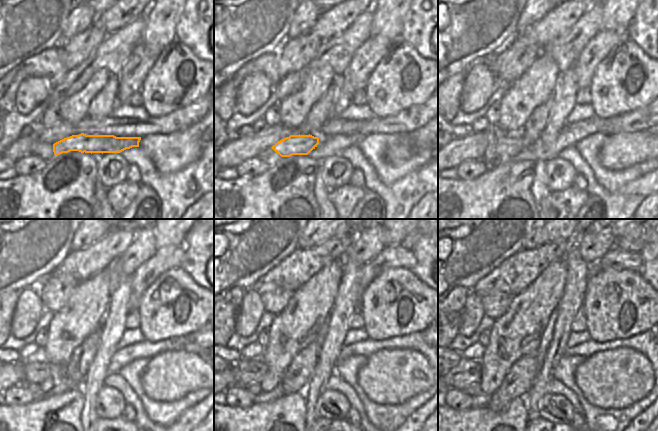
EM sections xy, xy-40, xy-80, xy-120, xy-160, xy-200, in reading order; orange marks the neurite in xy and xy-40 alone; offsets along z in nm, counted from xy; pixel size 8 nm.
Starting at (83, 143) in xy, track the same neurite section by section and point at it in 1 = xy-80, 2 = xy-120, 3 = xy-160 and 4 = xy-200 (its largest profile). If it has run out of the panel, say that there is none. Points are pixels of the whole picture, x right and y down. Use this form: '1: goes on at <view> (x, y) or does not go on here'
1: goes on at xy-80 (505, 145)
2: goes on at xy-120 (36, 372)
3: goes on at xy-160 (247, 371)
4: goes on at xy-200 (466, 372)

